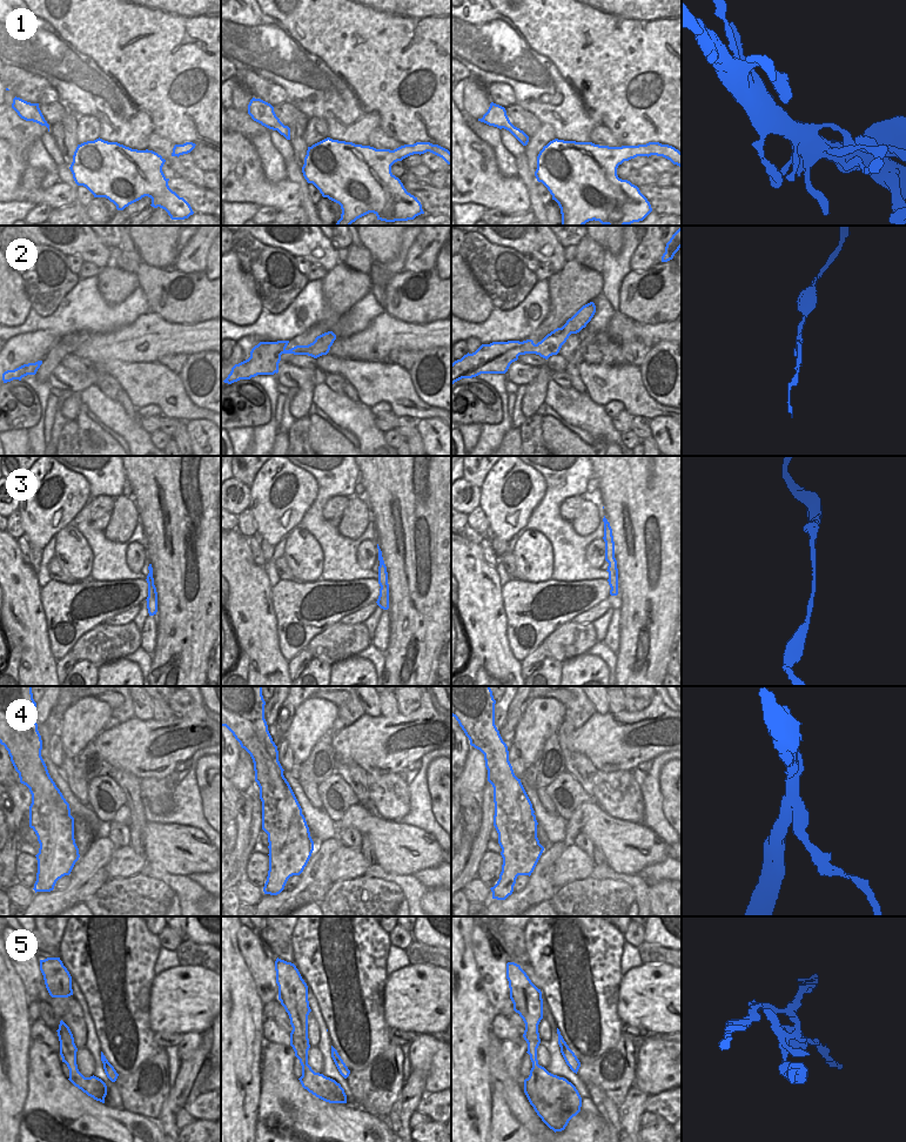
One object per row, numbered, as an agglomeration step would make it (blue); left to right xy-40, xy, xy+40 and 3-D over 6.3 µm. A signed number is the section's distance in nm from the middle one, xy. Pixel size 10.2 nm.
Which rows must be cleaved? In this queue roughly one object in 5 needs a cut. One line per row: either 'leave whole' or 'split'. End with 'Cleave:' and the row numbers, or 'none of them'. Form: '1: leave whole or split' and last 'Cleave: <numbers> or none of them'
1: split
2: leave whole
3: leave whole
4: split
5: split
Cleave: 1, 4, 5

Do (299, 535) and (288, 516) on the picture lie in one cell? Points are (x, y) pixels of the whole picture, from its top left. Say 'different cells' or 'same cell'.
different cells

